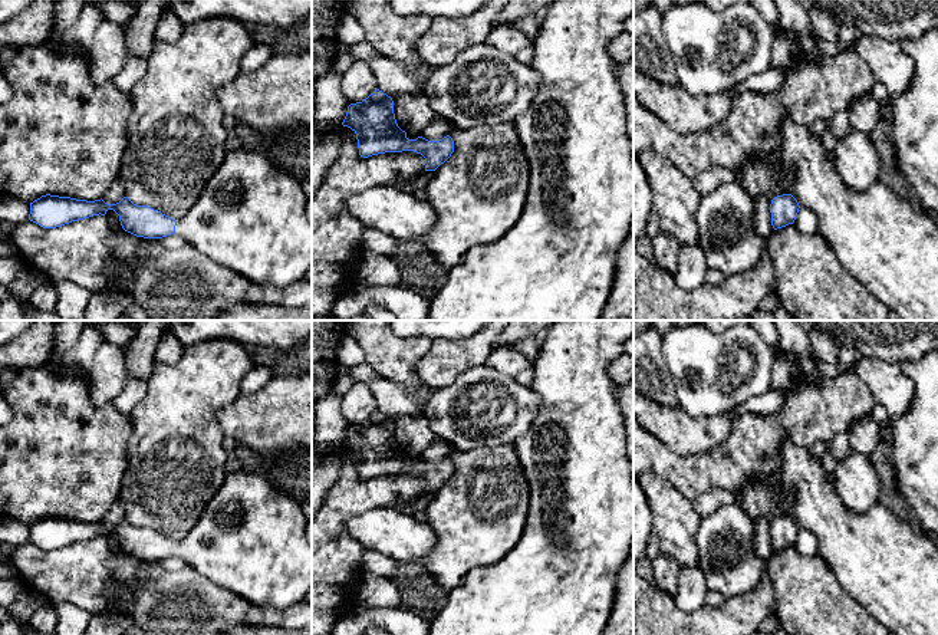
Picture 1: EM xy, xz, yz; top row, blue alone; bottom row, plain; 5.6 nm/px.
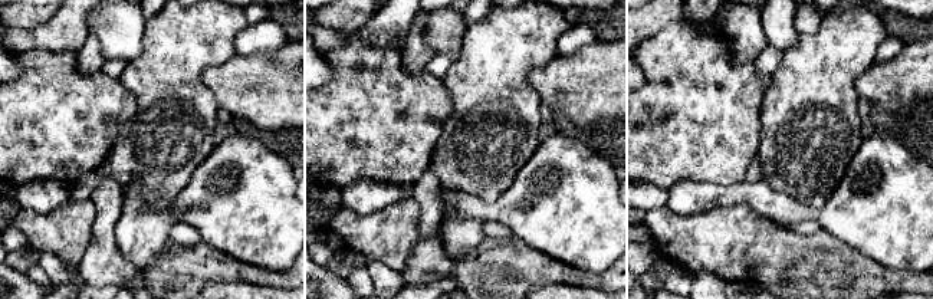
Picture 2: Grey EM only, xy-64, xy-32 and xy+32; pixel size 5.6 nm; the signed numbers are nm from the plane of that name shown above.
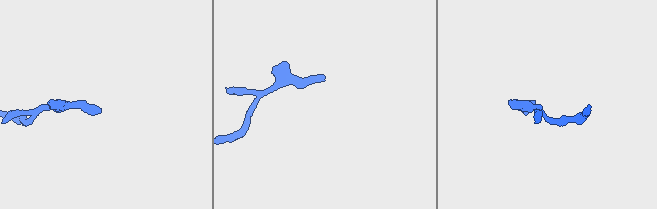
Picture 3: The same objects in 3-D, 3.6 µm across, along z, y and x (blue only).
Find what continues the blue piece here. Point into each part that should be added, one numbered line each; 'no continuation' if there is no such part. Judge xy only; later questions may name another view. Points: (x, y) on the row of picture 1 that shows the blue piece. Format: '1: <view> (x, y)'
1: xy (250, 217)

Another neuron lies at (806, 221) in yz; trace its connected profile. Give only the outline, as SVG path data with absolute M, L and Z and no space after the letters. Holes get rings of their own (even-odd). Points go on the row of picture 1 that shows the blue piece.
M806 207L799 208L797 217L793 224L803 234L817 234L819 220L816 214Z

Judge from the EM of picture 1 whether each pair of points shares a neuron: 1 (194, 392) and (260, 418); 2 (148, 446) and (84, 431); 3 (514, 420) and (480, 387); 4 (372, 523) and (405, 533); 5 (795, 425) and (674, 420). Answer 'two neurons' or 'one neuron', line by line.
1: two neurons
2: two neurons
3: one neuron
4: one neuron
5: two neurons

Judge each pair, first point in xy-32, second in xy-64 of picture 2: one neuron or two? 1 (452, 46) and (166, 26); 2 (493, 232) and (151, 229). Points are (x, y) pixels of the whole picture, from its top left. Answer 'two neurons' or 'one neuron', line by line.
1: two neurons
2: two neurons

